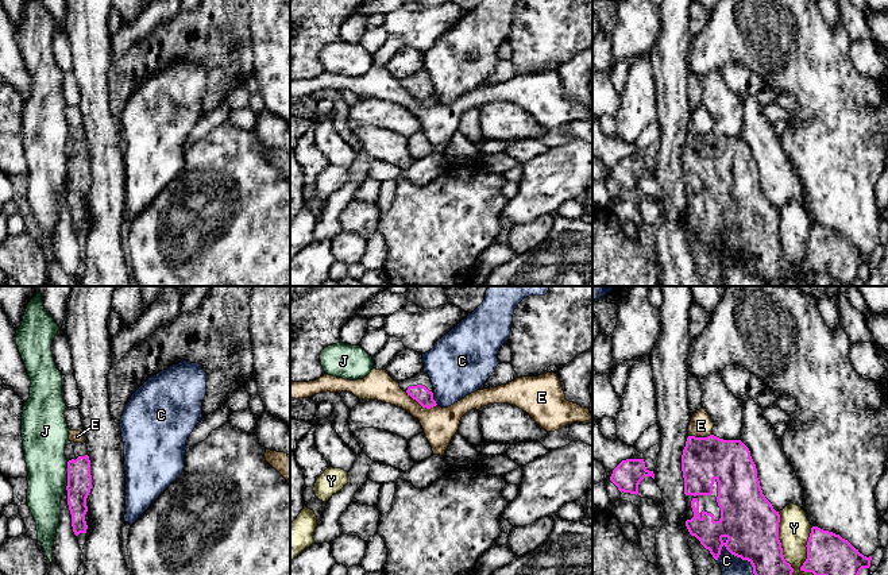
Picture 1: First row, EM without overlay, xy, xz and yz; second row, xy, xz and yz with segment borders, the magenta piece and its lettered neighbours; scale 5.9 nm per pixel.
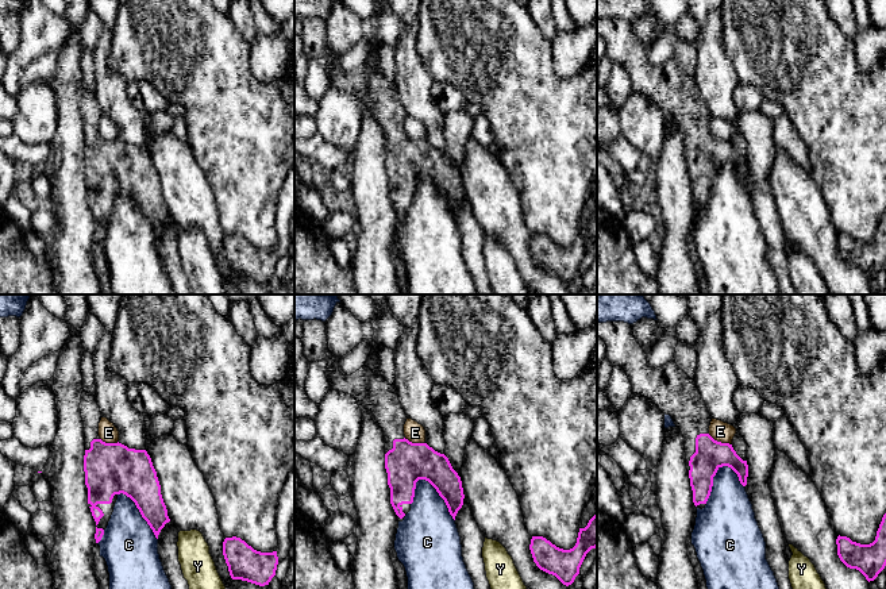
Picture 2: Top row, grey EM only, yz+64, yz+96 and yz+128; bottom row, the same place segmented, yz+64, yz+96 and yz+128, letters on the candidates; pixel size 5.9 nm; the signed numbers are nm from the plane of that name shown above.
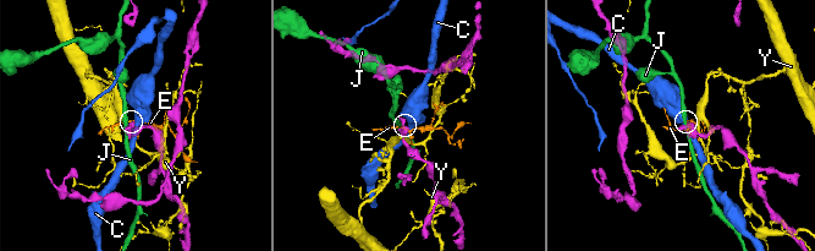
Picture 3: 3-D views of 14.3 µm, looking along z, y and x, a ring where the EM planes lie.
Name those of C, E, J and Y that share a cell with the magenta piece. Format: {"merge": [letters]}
{"merge": []}

